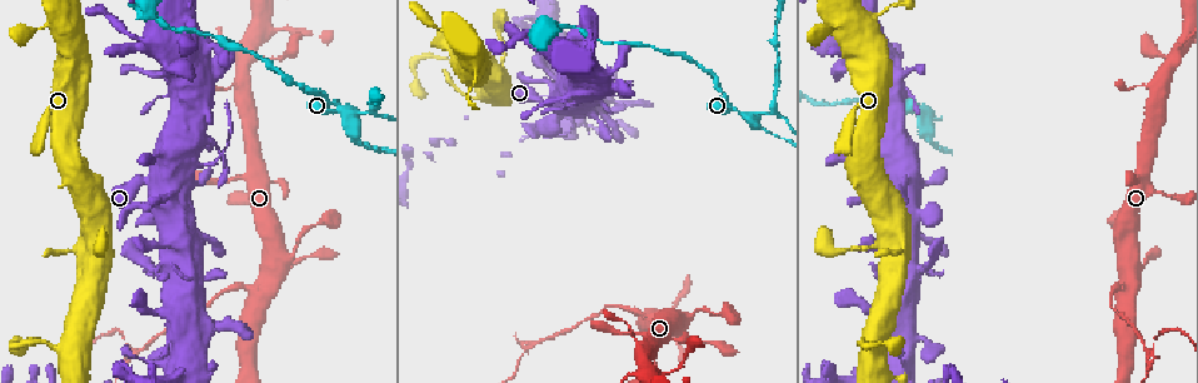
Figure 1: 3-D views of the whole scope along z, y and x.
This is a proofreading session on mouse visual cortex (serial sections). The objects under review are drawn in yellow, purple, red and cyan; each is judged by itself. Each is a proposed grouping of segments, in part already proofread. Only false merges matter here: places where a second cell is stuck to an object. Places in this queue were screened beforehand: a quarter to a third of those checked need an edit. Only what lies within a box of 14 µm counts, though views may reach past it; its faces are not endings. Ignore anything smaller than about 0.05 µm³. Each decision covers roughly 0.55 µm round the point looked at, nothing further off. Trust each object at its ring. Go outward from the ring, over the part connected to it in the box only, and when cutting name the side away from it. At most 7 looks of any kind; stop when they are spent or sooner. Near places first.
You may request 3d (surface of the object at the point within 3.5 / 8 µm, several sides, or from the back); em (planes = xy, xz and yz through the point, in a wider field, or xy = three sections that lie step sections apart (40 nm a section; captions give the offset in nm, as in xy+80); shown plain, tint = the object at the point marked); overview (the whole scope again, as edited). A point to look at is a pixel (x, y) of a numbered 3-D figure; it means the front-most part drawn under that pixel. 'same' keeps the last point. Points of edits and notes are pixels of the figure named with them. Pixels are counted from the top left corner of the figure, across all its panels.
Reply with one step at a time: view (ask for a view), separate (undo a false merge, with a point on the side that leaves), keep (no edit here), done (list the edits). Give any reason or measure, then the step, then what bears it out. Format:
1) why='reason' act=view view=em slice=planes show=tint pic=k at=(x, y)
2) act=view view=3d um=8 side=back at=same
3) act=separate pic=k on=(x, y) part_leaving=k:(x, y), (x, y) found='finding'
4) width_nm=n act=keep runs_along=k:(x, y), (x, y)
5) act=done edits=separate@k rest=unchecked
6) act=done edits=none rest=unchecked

why='narrows sharply' act=view view=3d um=8 side=back pic=1 at=(1122, 293)

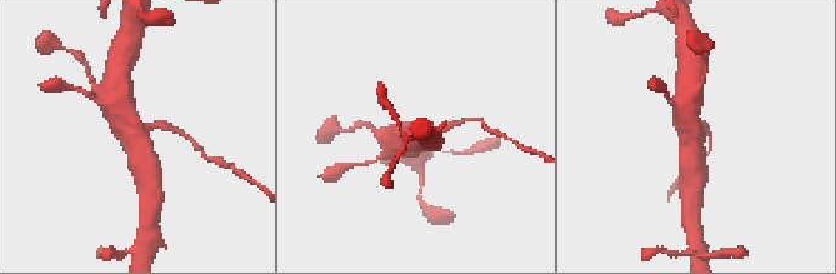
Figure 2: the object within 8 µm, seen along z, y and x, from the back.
arms=3 arm_widths_nm=200,700,700 act=view view=em slice=xy step=1 show=tint pic=2 at=(145, 128)

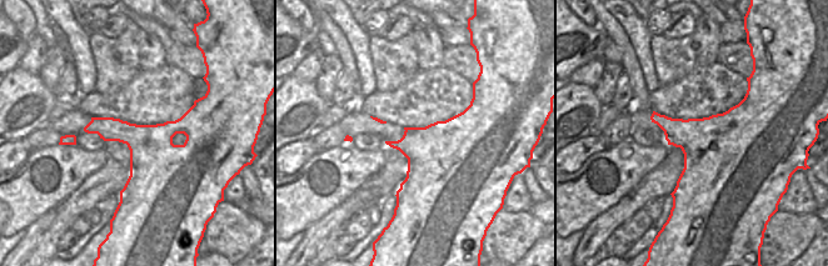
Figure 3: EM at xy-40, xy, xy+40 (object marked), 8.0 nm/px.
act=separate pic=2 on=(455, 123) part_leaving=2:(154, 128), (175, 129), (196, 148) found='two cells meet here'

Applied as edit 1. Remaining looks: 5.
why='sharp bend' act=view view=3d um=3.5 pic=1 at=(343, 107)

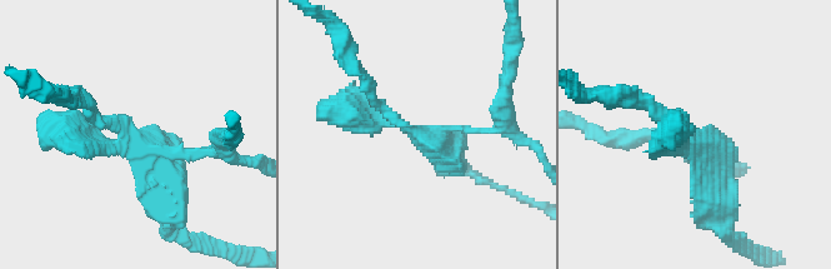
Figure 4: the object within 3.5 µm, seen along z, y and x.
act=view view=em slice=planes show=tint pic=4 at=(696, 141)

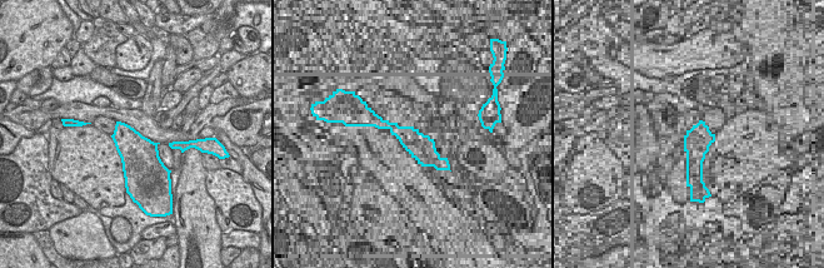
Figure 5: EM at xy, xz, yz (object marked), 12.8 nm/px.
act=separate pic=4 on=(727, 183) part_leaving=4:(120, 135), (89, 100), (63, 93) found='a second cell is stuck on'

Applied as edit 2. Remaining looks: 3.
why='a narrow waist' act=view view=3d um=3.5 pic=1 at=(374, 104)

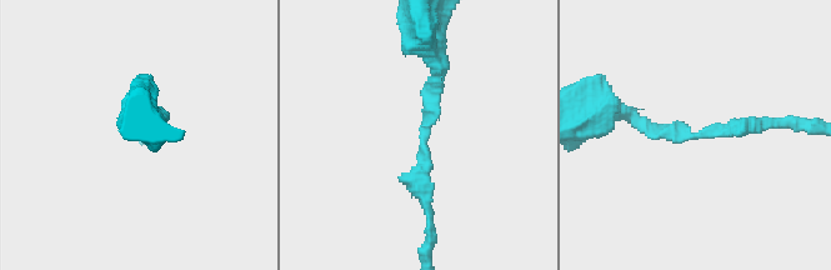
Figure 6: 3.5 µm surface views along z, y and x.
arm_widths_nm=200,200 act=view view=em slice=xy step=3 show=tint pic=6 at=(688, 134)

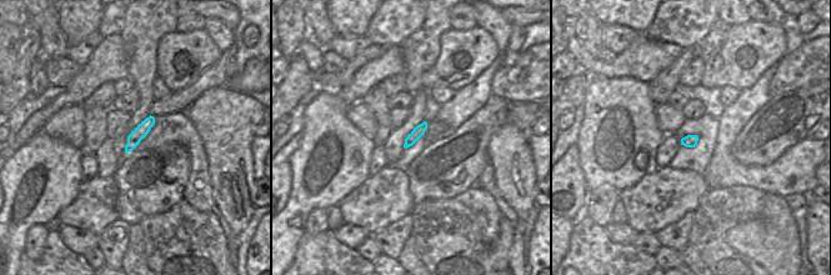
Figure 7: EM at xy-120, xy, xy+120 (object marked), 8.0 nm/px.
act=view view=em slice=planes show=tint at=same

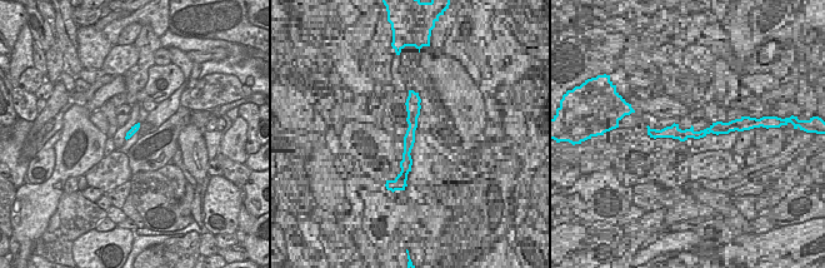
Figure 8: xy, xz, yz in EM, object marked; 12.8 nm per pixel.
width_nm=90 act=keep runs_along=6:(770, 123), (677, 134), (616, 108) found='all the same cell'

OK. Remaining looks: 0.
act=done edits=separate@2,separate@4 rest=unchecked

